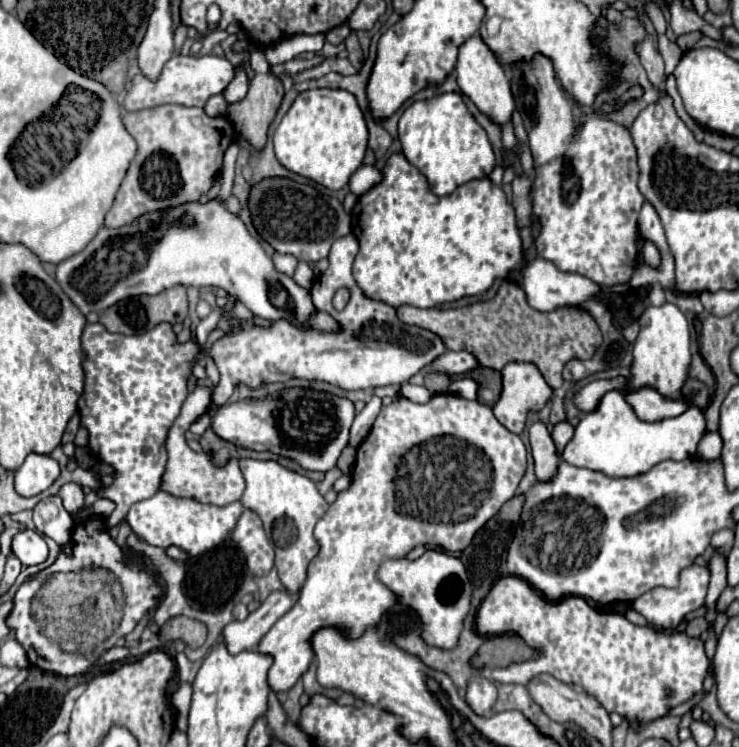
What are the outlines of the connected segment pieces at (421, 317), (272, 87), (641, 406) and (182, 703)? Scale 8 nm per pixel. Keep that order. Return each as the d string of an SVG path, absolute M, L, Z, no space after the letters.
M504 281L490 301L478 301L458 309L420 309L402 305L396 311L404 323L418 325L438 335L450 351L472 353L480 367L500 371L510 361L534 363L552 389L562 387L562 367L570 359L592 359L602 345L602 331L588 311L580 307L558 307L548 313L536 311L528 305L522 287L512 281Z
M250 53L250 67L254 69L254 79L250 81L250 89L248 89L248 95L240 101L240 103L234 103L234 105L228 105L228 121L234 125L236 133L246 139L254 151L262 151L264 145L266 145L266 137L268 137L268 127L270 123L274 121L276 117L276 111L282 103L282 97L284 97L284 89L282 89L282 83L276 75L270 73L270 65L264 57L264 53Z
M654 389L630 391L630 393L626 393L626 399L642 421L660 421L666 417L676 417L682 411L686 411L686 403L670 401L670 399L662 397L660 393L656 393Z
M180 683L178 691L172 695L172 705L174 705L174 709L176 709L176 727L178 727L180 731L186 731L188 709L190 709L190 695L192 695L190 683Z

